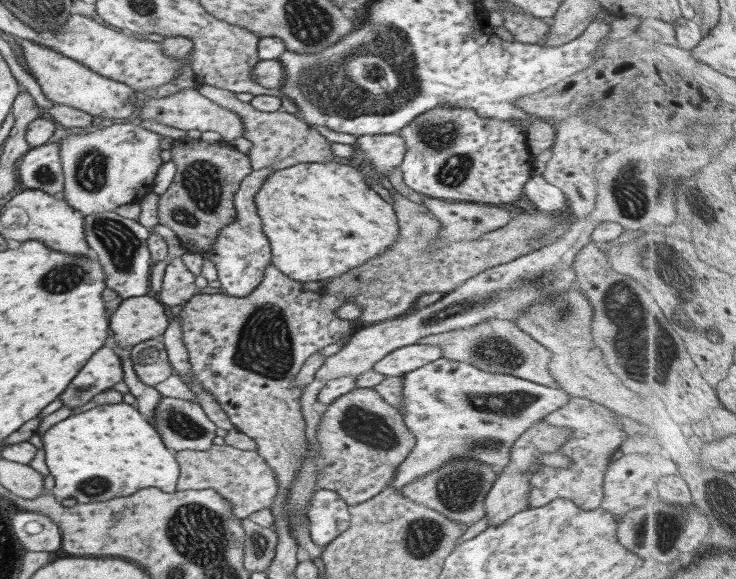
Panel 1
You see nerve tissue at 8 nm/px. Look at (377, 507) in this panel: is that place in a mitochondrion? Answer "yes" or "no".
no

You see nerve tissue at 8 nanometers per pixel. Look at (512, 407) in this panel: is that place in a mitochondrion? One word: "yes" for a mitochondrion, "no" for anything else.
yes

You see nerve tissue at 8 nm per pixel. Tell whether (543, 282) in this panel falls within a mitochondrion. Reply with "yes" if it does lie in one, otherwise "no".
yes

